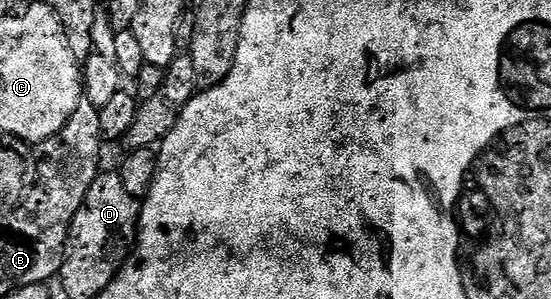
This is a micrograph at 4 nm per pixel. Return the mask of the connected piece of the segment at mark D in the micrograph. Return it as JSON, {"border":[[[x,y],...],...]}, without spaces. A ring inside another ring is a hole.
{"border":[[[97,173],[96,179],[90,184],[90,188],[82,200],[82,208],[78,208],[72,221],[68,242],[64,246],[65,258],[60,265],[61,271],[67,272],[71,268],[72,257],[75,256],[76,250],[89,250],[92,254],[105,250],[112,257],[112,263],[102,267],[100,274],[104,277],[105,283],[113,282],[116,273],[122,269],[133,253],[136,236],[140,229],[141,205],[141,199],[130,196],[130,192],[126,192],[119,173]]]}

